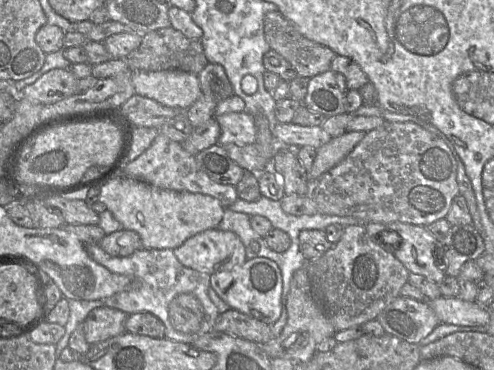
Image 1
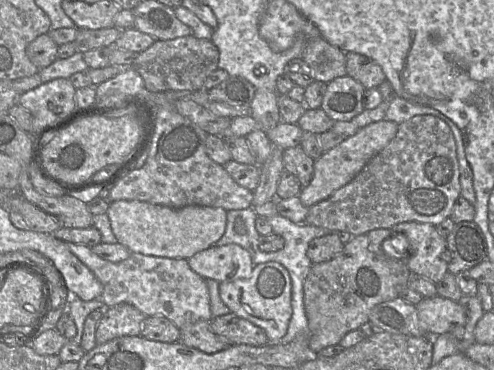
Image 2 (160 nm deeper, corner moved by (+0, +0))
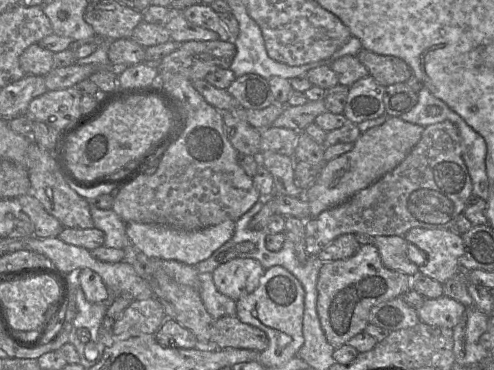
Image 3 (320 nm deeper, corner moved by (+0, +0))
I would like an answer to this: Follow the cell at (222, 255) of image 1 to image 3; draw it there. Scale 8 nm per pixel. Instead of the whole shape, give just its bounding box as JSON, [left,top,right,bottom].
[212,258,264,301]

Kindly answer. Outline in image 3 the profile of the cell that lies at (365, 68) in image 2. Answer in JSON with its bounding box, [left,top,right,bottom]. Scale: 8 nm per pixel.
[357,48,413,87]

